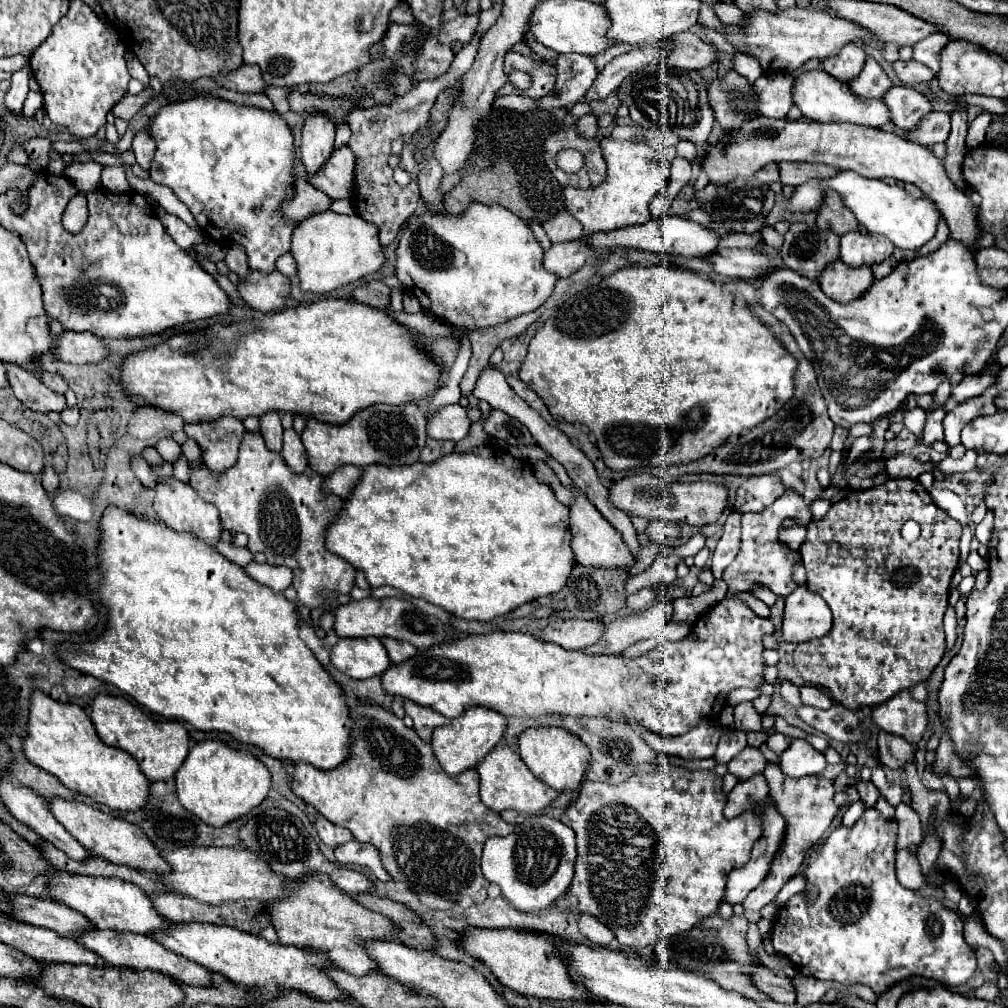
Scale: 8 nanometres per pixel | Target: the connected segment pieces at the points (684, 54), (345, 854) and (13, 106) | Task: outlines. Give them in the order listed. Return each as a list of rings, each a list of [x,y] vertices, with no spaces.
[[[683,36],[675,42],[673,52],[667,56],[667,64],[687,70],[703,70],[719,60],[719,50],[693,36]]]
[[[349,840],[347,844],[341,844],[335,848],[335,858],[341,864],[359,864],[367,866],[381,882],[387,882],[391,876],[387,870],[383,870],[379,850],[373,844],[361,844],[357,840]]]
[[[25,62],[25,66],[17,72],[13,72],[11,78],[11,88],[5,94],[5,104],[13,114],[19,114],[23,108],[23,100],[29,92],[29,78],[31,78],[31,70],[29,70],[29,62]]]

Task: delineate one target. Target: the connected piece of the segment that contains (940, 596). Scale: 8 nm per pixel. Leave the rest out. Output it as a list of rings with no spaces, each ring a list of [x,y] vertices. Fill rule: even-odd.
[[[887,480],[881,486],[873,486],[869,490],[861,490],[861,492],[849,492],[849,498],[843,498],[839,502],[833,502],[829,512],[821,518],[821,520],[811,520],[807,524],[807,536],[805,542],[801,544],[801,556],[803,556],[803,564],[807,568],[807,584],[809,590],[815,590],[817,594],[821,594],[821,598],[827,602],[827,606],[833,612],[833,628],[829,630],[829,634],[825,634],[823,638],[815,638],[809,642],[803,642],[797,646],[797,650],[793,652],[795,658],[795,668],[801,672],[801,676],[817,688],[827,690],[829,698],[835,700],[837,704],[845,706],[847,710],[859,710],[863,706],[879,706],[883,702],[887,702],[891,696],[895,696],[901,690],[909,690],[911,686],[927,680],[931,676],[931,672],[937,668],[937,664],[941,662],[943,654],[945,654],[945,632],[943,632],[943,614],[947,610],[947,598],[949,598],[949,582],[953,578],[953,572],[959,566],[959,540],[961,540],[961,532],[963,526],[953,520],[945,510],[941,510],[929,496],[929,492],[917,482],[917,480]],[[907,520],[917,520],[917,524],[921,526],[921,534],[915,542],[905,542],[901,538],[901,528]]]

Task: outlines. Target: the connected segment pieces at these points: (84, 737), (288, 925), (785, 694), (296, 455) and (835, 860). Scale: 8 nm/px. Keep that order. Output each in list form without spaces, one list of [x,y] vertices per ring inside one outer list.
[[[35,690],[31,696],[31,714],[25,738],[25,756],[45,772],[51,772],[63,786],[85,794],[111,810],[137,812],[149,800],[149,780],[141,772],[137,760],[121,748],[107,746],[77,704],[63,704],[51,696]]]
[[[311,876],[295,880],[291,886],[291,896],[269,904],[273,926],[279,932],[279,944],[293,944],[303,950],[325,952],[337,968],[351,972],[355,976],[365,976],[367,972],[377,972],[375,960],[371,960],[363,948],[365,940],[391,940],[399,932],[387,916],[375,914],[347,892],[331,884],[327,876]]]
[[[783,681],[780,684],[780,695],[793,707],[802,705],[799,688],[791,682]]]
[[[285,430],[281,456],[283,456],[285,464],[291,466],[291,470],[297,474],[301,474],[307,468],[307,452],[303,448],[301,436],[295,430]]]
[[[871,808],[865,810],[853,826],[837,826],[827,840],[811,852],[805,868],[807,886],[817,886],[819,896],[813,904],[807,904],[803,894],[789,898],[779,910],[781,920],[777,916],[771,934],[775,952],[787,956],[799,974],[841,984],[865,984],[875,994],[887,992],[893,984],[909,976],[933,978],[945,986],[965,984],[973,976],[977,960],[963,940],[961,918],[937,900],[925,900],[899,884],[895,876],[895,836],[895,820],[885,822],[883,816]]]

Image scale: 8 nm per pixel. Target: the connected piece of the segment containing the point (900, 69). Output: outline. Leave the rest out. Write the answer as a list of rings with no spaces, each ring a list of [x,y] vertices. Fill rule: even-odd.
[[[897,60],[897,62],[893,62],[893,70],[895,70],[897,78],[905,84],[917,84],[917,82],[931,82],[933,80],[933,72],[915,60],[909,60],[909,62]]]

